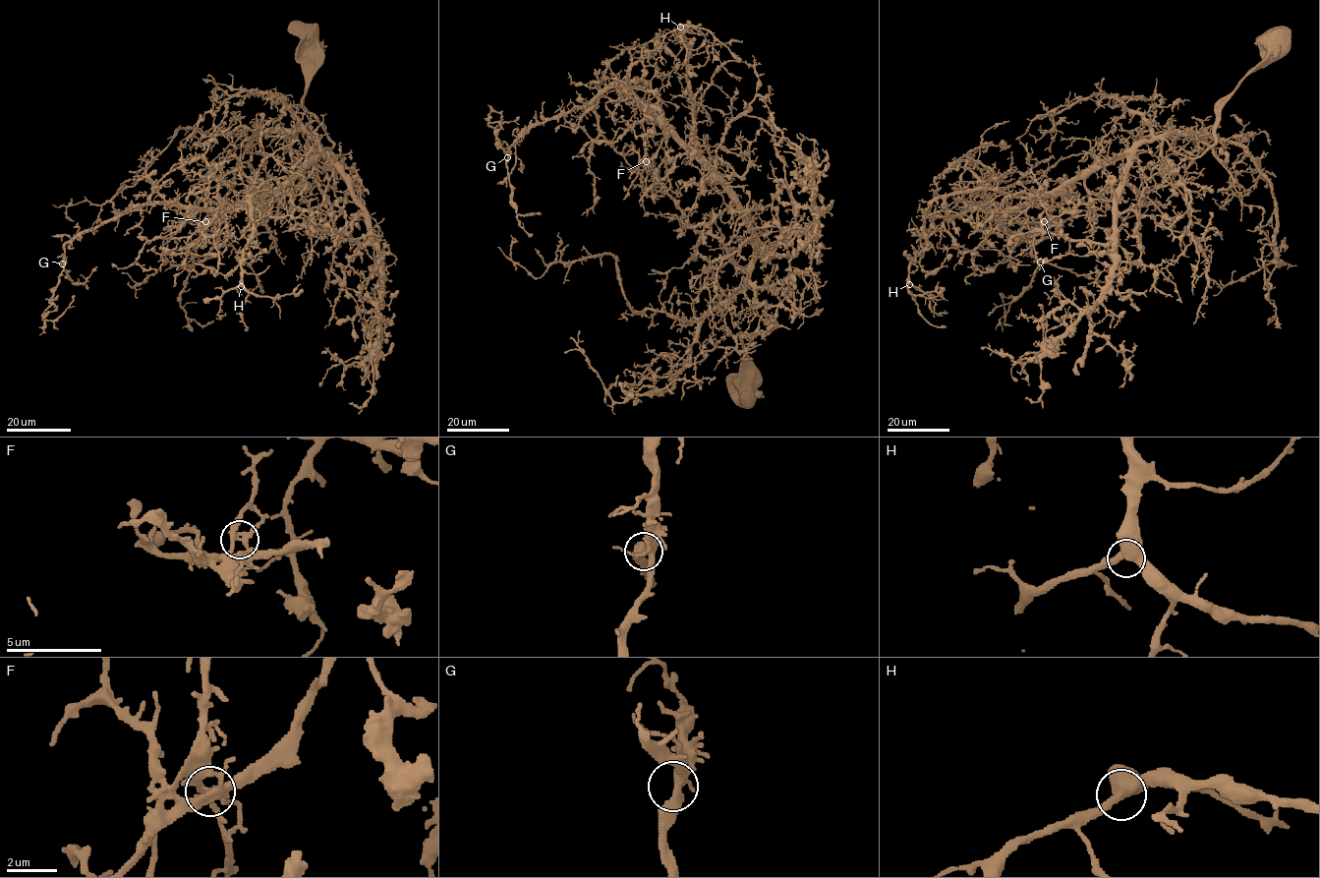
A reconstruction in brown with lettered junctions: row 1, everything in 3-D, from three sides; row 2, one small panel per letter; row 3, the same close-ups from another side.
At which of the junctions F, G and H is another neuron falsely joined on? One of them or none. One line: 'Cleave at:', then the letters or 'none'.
Cleave at: F

